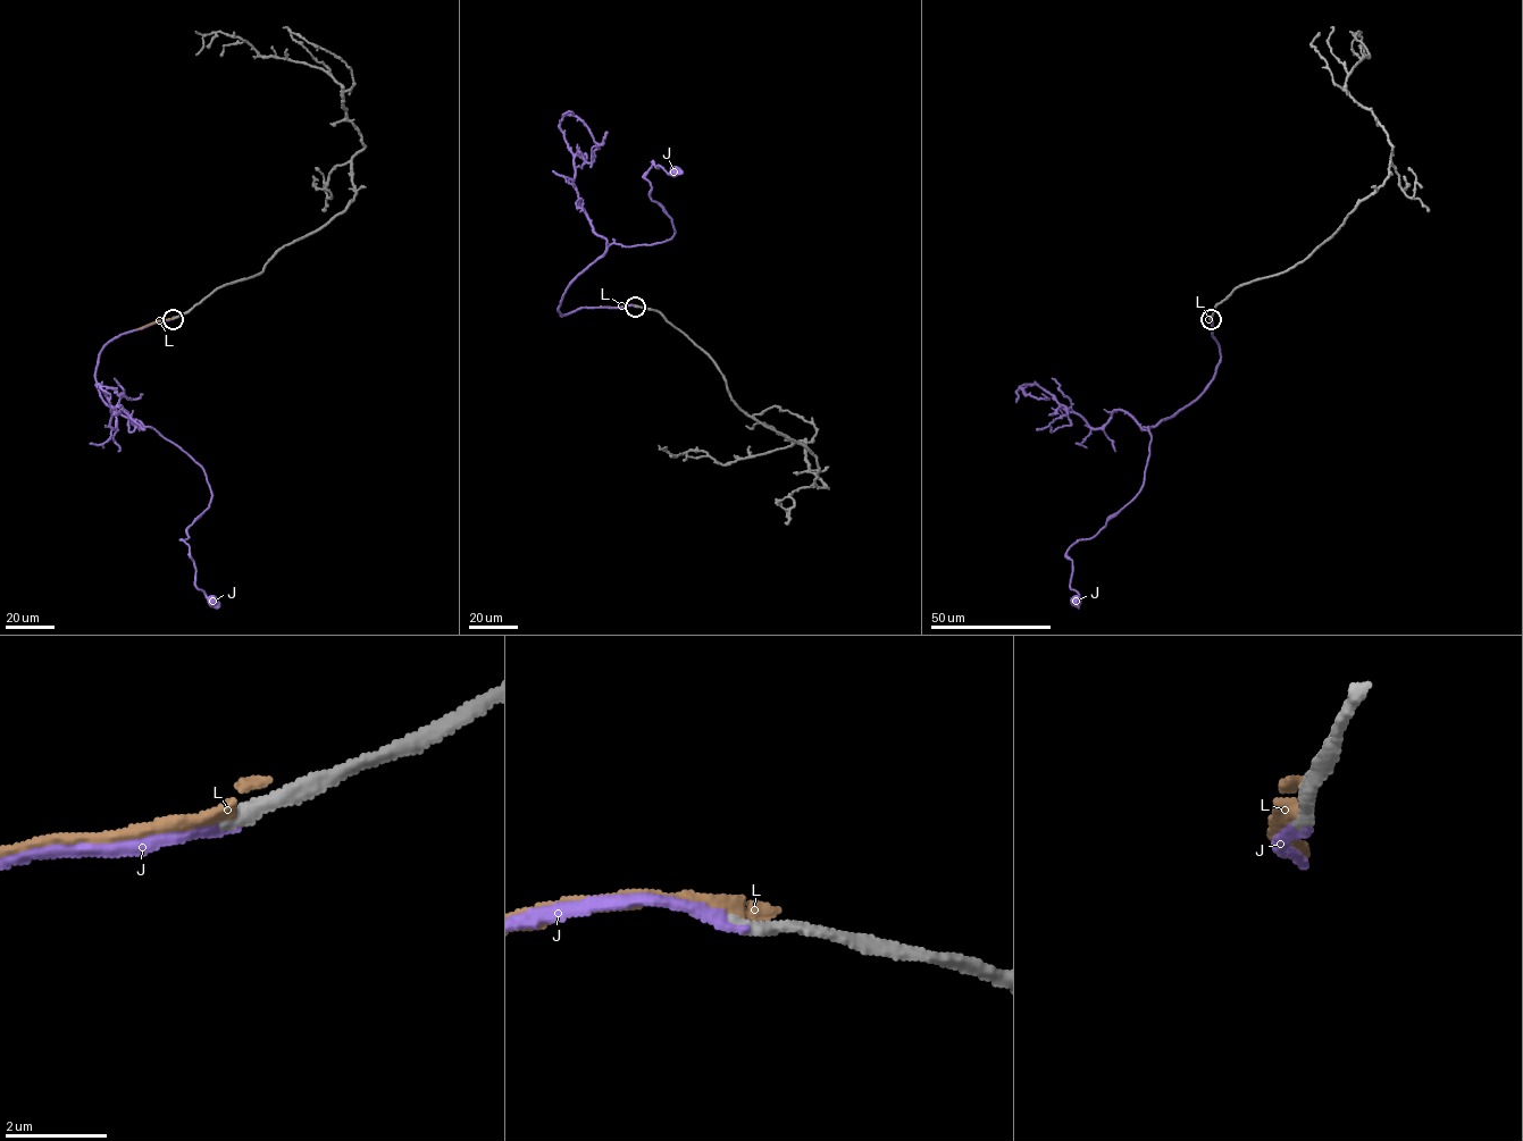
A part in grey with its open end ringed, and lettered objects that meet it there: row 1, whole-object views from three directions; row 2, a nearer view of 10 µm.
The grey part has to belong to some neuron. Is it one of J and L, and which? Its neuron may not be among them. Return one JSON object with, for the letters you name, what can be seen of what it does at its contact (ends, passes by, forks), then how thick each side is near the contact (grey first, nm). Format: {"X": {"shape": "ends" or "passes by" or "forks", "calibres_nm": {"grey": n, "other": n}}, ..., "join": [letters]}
{"J": {"shape": "ends", "calibres_nm": {"grey": 280, "other": 200}}, "join": ["J"]}

